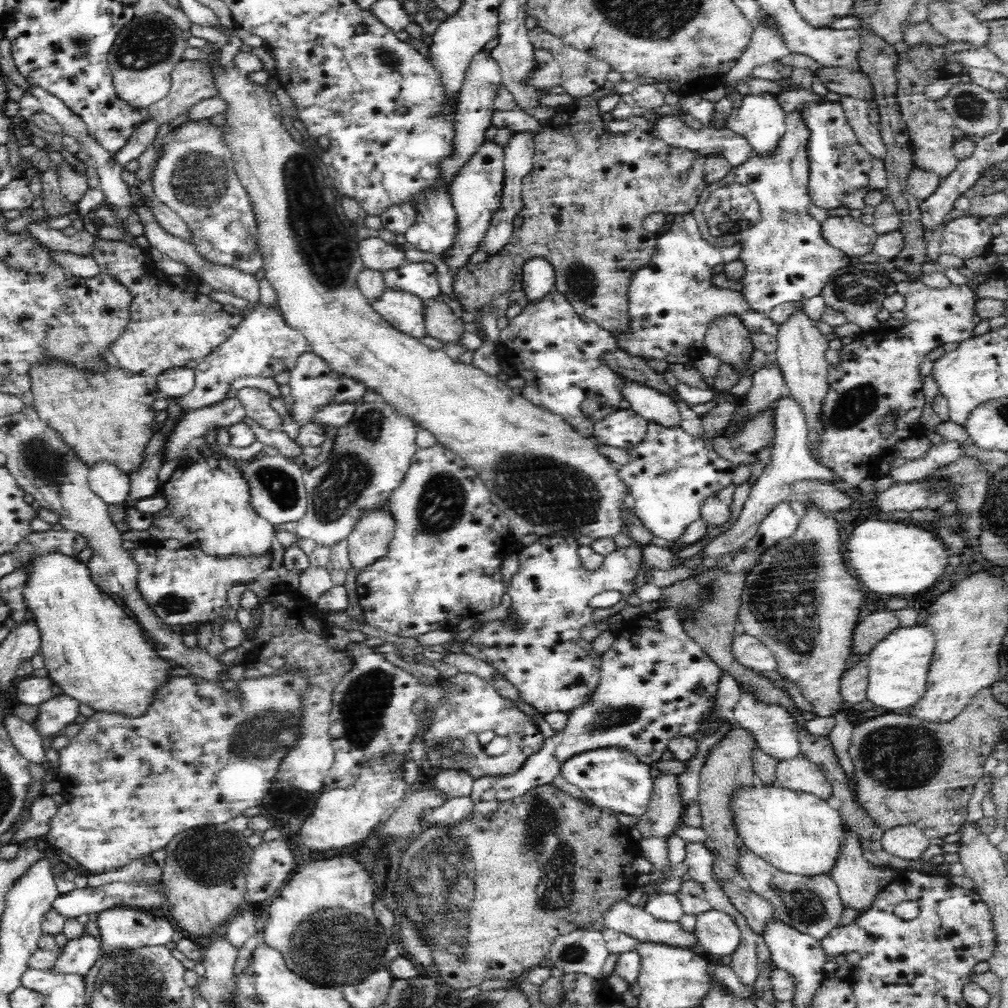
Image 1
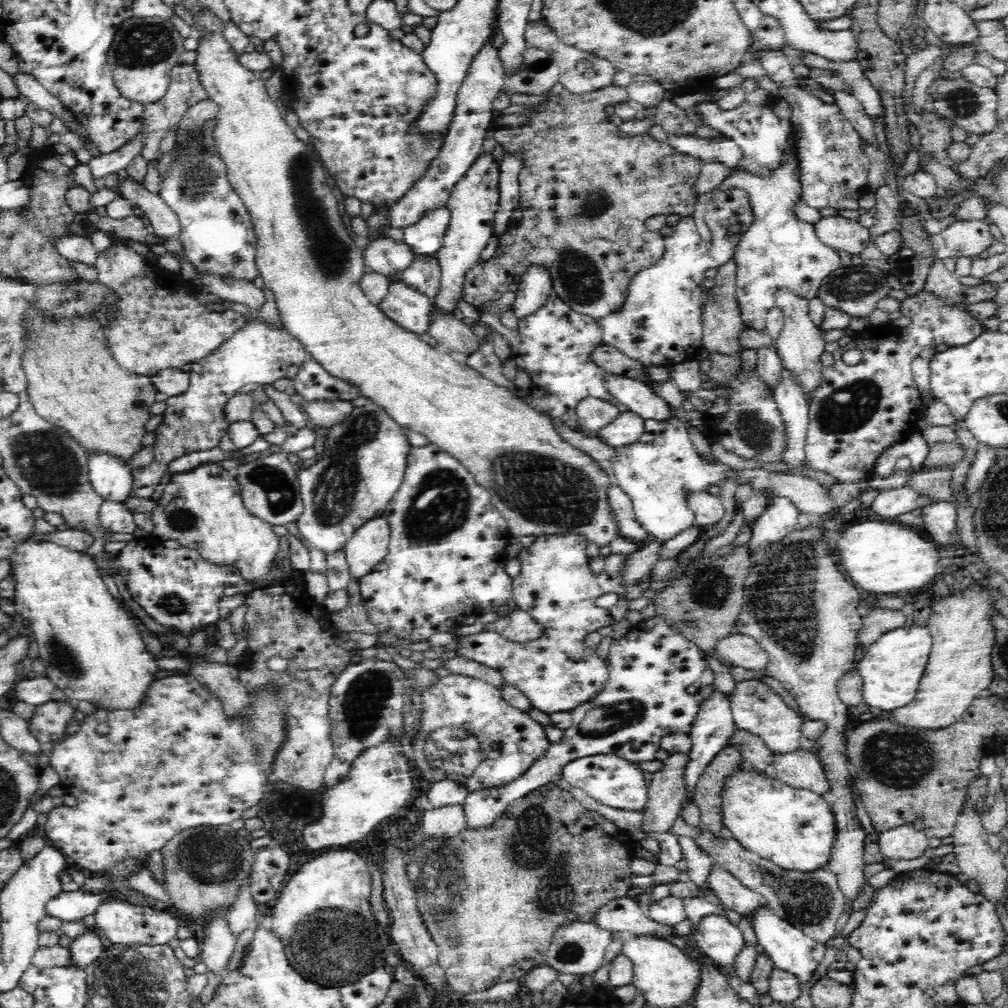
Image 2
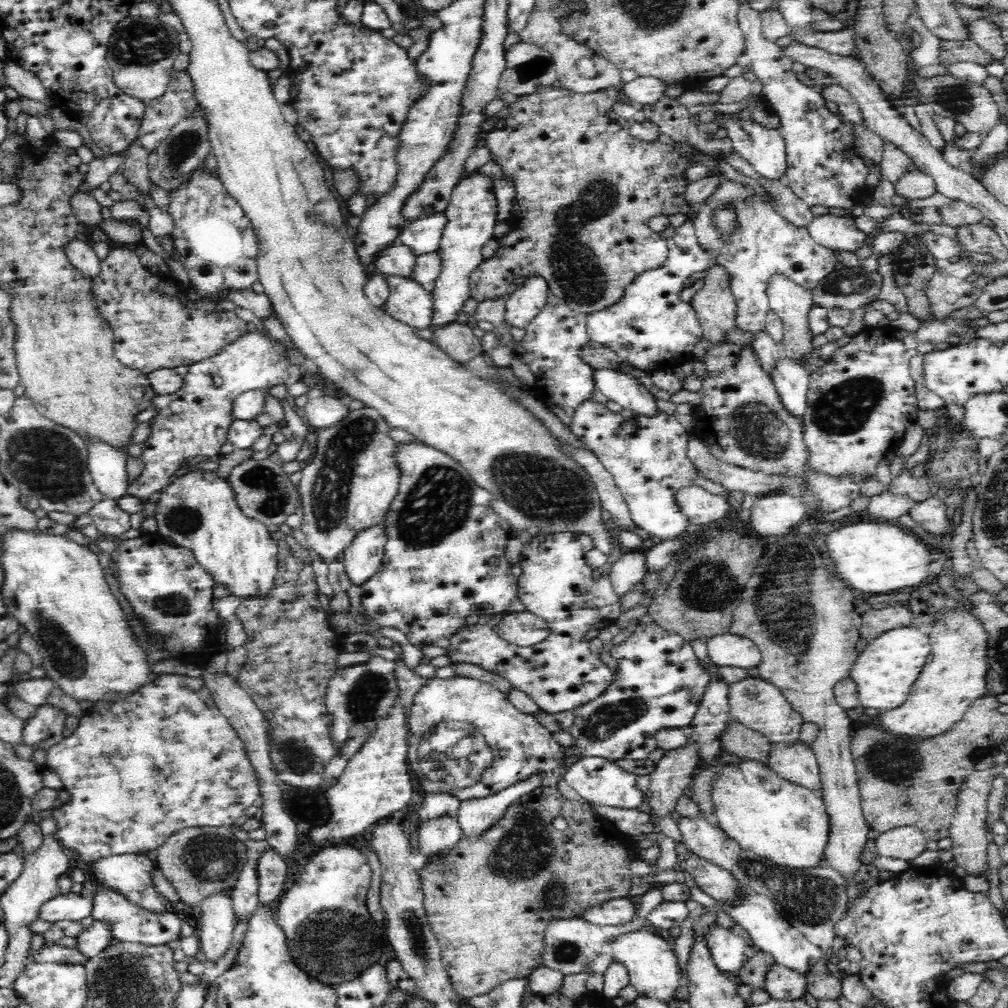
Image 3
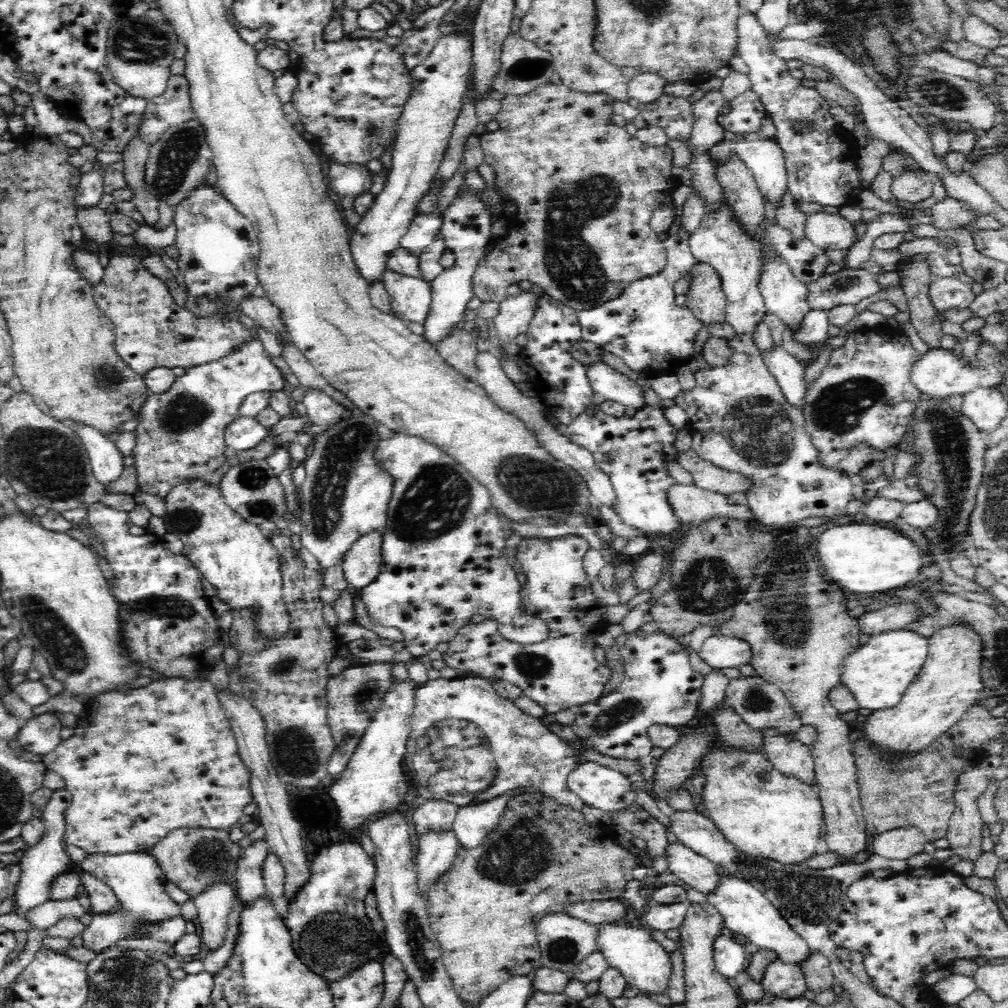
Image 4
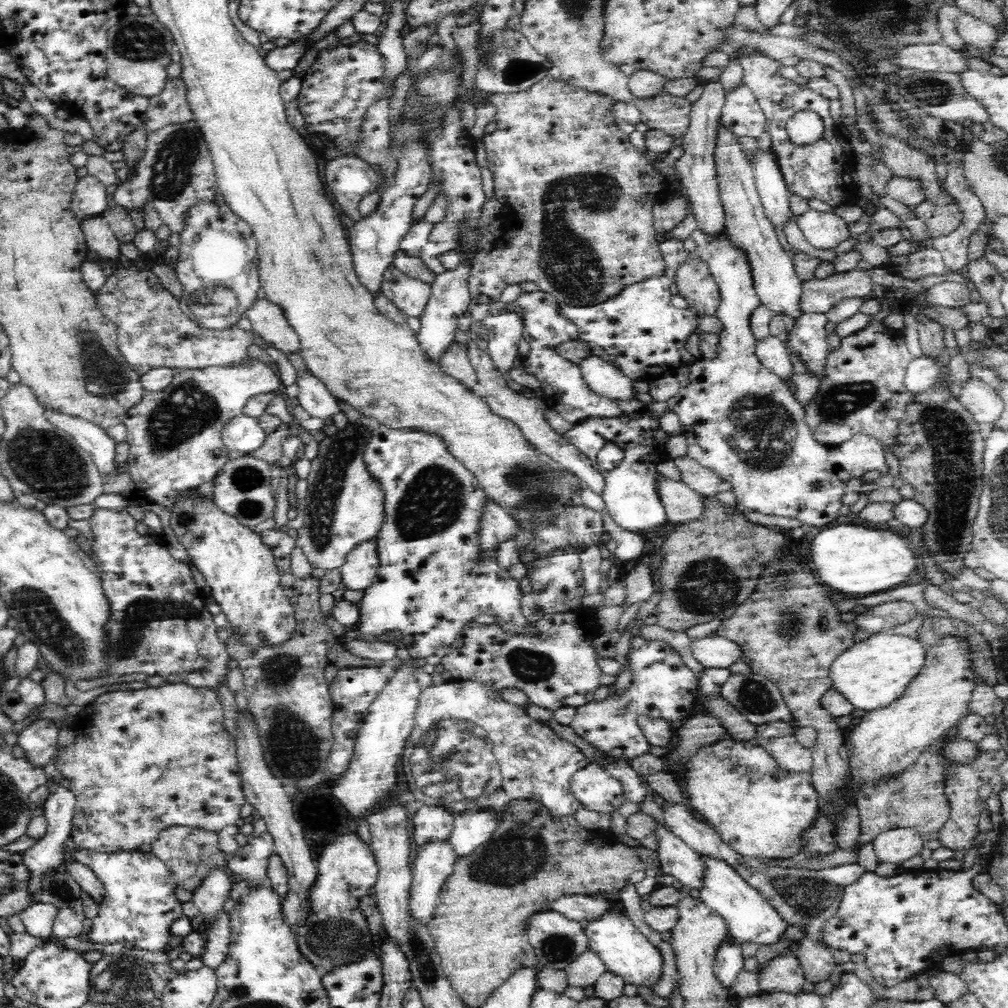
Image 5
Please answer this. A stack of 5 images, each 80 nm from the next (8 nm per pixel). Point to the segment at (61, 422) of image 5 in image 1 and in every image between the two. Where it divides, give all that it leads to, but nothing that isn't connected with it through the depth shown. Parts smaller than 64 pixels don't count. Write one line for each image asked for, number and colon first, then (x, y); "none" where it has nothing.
1: (112, 485)
2: (111, 478)
3: (107, 465)
4: (107, 461)

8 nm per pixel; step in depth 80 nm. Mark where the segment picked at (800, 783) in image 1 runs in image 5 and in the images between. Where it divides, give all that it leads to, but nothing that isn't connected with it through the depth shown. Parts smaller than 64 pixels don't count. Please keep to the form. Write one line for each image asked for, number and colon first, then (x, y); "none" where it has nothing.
2: (800, 768)
3: (795, 762)
4: (788, 755)
5: (778, 738)

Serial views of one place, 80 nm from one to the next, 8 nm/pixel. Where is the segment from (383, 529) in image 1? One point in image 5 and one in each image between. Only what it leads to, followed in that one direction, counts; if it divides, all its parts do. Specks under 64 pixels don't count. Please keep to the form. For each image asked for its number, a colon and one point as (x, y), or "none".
2: (367, 548)
3: (362, 559)
4: (361, 565)
5: (359, 571)

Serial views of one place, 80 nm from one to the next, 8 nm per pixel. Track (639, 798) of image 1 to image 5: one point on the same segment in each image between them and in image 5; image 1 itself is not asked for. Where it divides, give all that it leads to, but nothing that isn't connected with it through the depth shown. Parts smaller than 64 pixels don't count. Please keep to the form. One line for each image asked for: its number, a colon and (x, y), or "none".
2: (611, 780)
3: (600, 781)
4: (598, 786)
5: (595, 789)

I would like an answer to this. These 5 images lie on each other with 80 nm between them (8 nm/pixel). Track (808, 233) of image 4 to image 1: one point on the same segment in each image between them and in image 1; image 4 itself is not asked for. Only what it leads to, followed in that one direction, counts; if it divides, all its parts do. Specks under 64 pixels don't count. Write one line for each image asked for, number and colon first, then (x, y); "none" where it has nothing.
1: (849, 234)
2: (844, 234)
3: (838, 233)

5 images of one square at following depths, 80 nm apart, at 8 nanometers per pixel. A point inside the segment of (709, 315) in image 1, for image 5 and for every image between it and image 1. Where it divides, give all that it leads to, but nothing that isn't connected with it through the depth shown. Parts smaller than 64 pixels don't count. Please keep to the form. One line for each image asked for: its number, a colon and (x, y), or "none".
2: (660, 321)
3: (651, 327)
4: (644, 326)
5: (645, 334)

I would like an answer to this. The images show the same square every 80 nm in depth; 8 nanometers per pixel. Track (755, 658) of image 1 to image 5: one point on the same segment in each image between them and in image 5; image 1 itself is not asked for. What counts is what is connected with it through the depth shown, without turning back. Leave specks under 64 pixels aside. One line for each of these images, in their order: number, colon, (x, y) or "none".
2: (739, 650)
3: (727, 649)
4: (720, 651)
5: (714, 651)

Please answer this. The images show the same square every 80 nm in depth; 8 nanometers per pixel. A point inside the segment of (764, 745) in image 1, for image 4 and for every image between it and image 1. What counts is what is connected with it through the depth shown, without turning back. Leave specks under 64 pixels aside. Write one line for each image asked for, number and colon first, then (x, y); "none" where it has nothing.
2: (756, 708)
3: (758, 704)
4: (761, 704)

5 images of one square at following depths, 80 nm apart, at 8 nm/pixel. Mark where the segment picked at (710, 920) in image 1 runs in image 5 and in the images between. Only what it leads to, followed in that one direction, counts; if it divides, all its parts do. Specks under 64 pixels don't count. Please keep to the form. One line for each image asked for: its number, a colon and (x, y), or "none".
2: (720, 941)
3: (728, 946)
4: (730, 956)
5: (730, 956)

